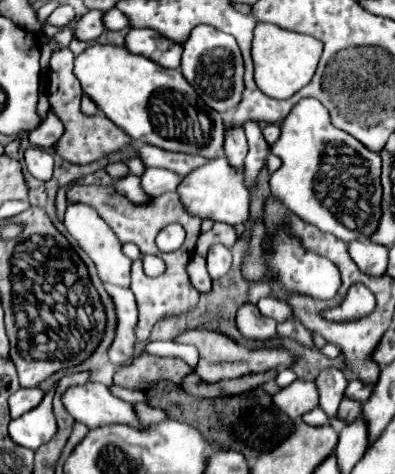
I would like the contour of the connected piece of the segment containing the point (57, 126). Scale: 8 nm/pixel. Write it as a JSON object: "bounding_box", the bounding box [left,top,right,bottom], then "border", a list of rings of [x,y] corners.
{"bounding_box":[30,109,64,147],"border":[[[52,109],[48,111],[46,119],[30,133],[30,141],[36,145],[36,147],[52,147],[60,135],[64,133],[64,125],[62,121],[58,119],[56,113],[52,113]]]}

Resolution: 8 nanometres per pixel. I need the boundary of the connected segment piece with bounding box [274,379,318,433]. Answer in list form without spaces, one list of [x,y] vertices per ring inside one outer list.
[[[297,379],[282,391],[278,391],[274,395],[274,401],[284,413],[288,413],[288,417],[292,417],[294,421],[292,433],[296,433],[296,421],[302,421],[304,413],[318,407],[318,389],[314,383]]]

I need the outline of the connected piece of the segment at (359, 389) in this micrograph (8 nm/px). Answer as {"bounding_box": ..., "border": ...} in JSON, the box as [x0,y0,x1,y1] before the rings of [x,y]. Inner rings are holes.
{"bounding_box":[346,379,374,403],"border":[[[360,379],[348,381],[348,387],[346,387],[346,395],[360,401],[360,403],[366,403],[368,397],[372,395],[372,391],[374,391],[374,385],[368,385],[368,383],[360,381]]]}

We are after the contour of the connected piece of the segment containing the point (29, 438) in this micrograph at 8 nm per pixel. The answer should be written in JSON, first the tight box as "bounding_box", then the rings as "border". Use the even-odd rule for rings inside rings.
{"bounding_box":[8,393,56,451],"border":[[[48,393],[36,409],[10,421],[8,433],[10,433],[12,441],[36,451],[40,445],[48,443],[56,435],[56,417],[52,413],[52,395],[54,393]]]}

